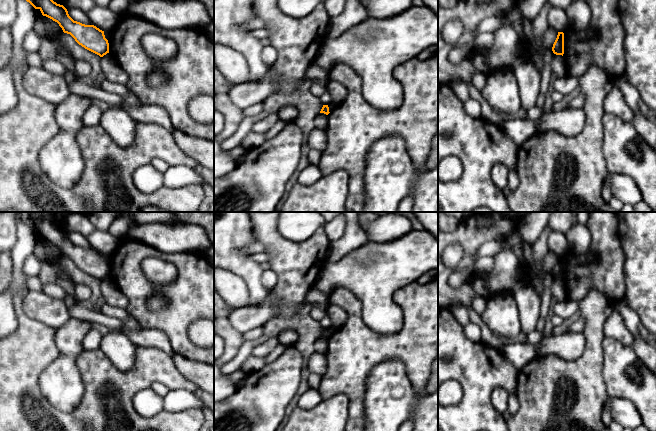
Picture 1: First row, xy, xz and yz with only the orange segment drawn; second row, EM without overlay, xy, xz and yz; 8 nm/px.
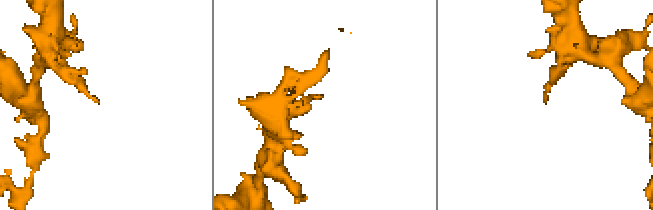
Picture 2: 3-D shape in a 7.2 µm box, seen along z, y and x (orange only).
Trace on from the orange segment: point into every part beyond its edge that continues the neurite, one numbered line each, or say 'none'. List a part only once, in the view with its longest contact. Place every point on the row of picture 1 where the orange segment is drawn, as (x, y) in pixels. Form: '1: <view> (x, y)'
none

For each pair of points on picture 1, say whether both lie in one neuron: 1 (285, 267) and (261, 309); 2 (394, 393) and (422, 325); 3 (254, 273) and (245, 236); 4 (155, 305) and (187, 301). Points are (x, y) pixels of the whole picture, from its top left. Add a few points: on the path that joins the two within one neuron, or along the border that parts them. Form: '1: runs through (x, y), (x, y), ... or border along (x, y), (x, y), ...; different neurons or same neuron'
1: border along (269, 290), (276, 300), (275, 315); different neurons
2: border along (381, 362), (399, 359), (414, 389); different neurons
3: runs through (245, 264), (232, 251), (236, 244); same neuron
4: border along (168, 301), (161, 309), (154, 311), (146, 305); different neurons

